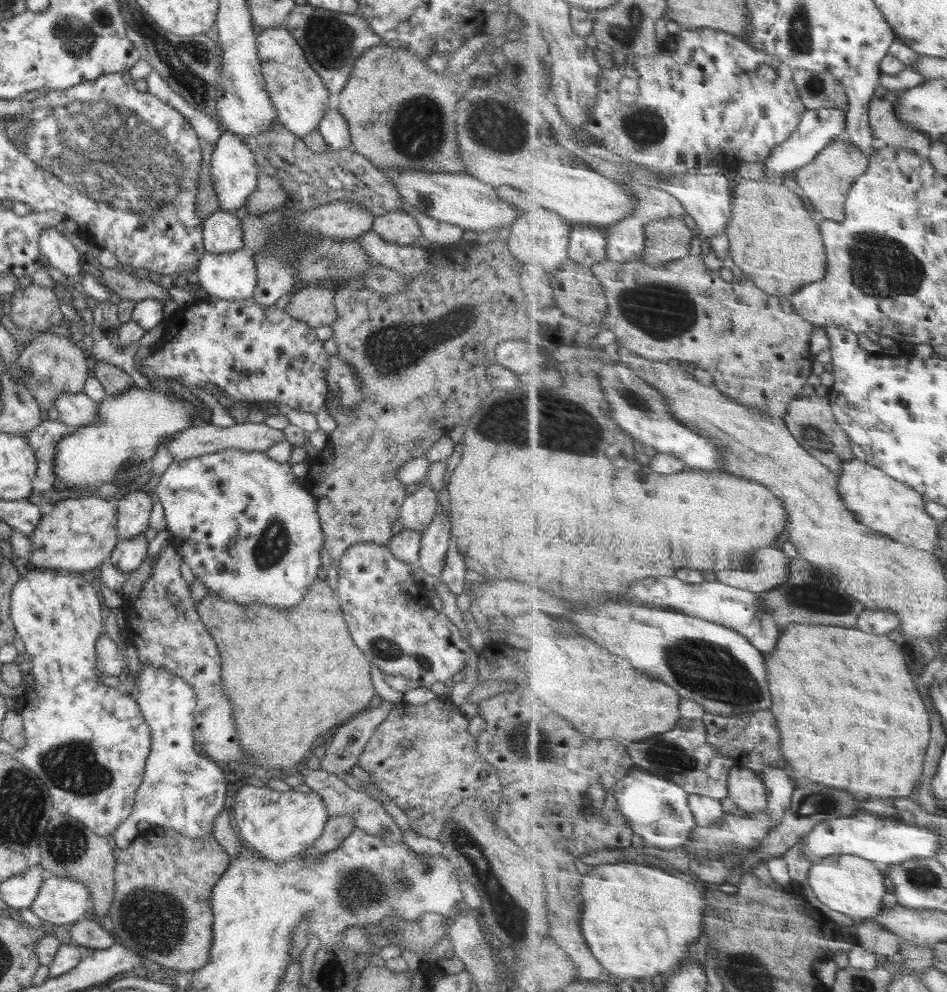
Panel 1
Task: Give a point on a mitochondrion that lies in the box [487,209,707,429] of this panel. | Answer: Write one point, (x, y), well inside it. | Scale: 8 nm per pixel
(662, 311)

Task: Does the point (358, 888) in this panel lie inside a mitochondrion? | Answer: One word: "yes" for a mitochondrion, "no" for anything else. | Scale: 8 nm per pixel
yes

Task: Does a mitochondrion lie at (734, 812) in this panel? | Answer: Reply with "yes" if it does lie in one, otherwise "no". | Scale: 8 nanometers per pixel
no

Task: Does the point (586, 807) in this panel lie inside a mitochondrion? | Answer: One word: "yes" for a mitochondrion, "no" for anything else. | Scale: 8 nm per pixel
no

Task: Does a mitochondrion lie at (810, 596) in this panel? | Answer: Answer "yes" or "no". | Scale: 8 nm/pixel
yes

